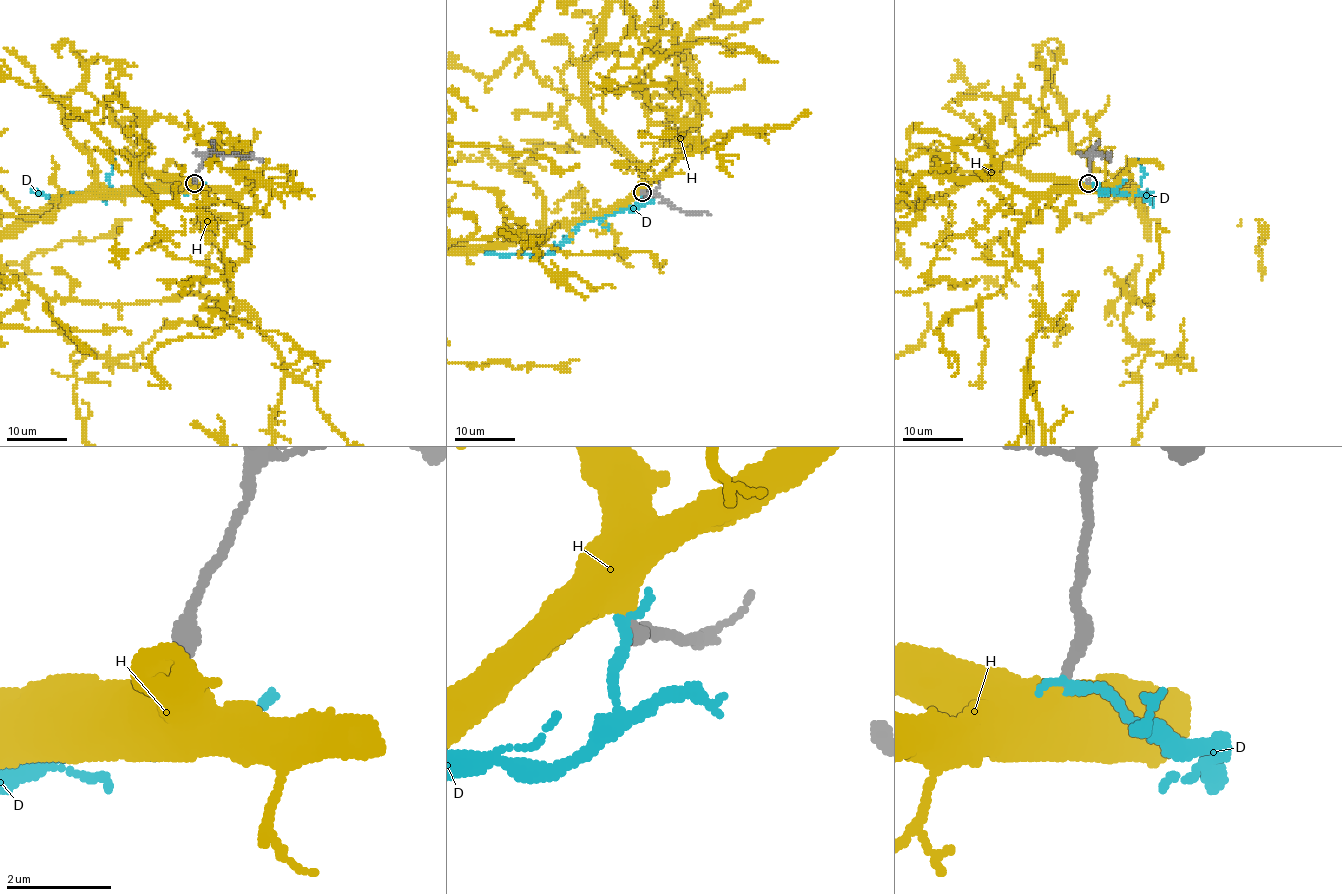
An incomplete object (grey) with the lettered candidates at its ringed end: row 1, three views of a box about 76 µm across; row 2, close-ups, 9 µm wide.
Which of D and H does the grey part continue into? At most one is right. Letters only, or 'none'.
H

